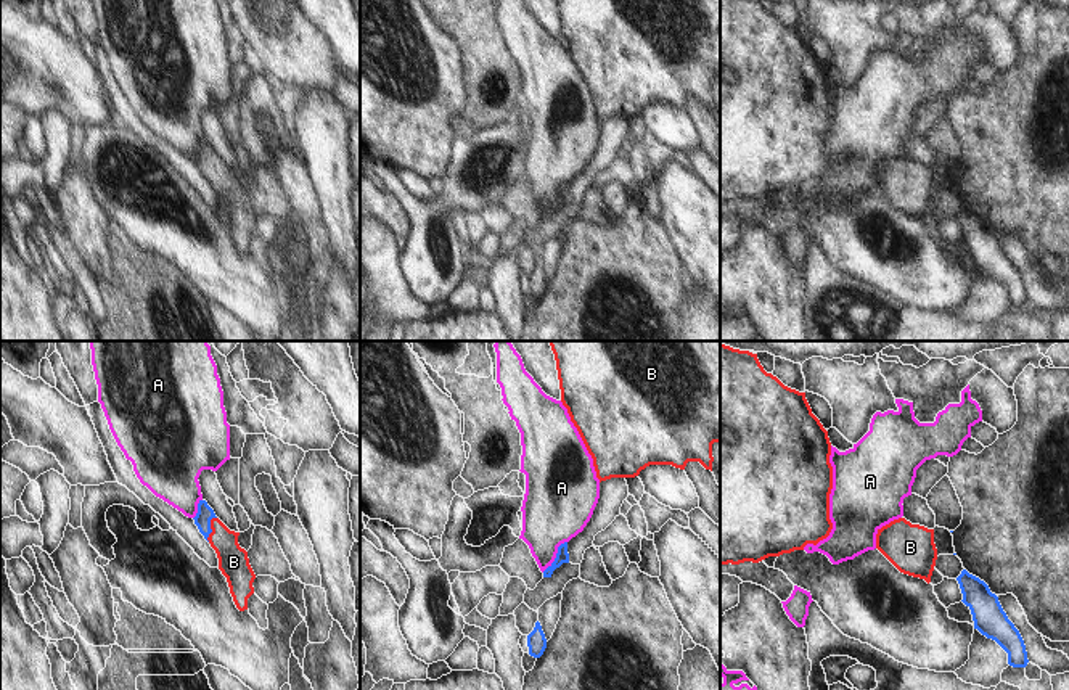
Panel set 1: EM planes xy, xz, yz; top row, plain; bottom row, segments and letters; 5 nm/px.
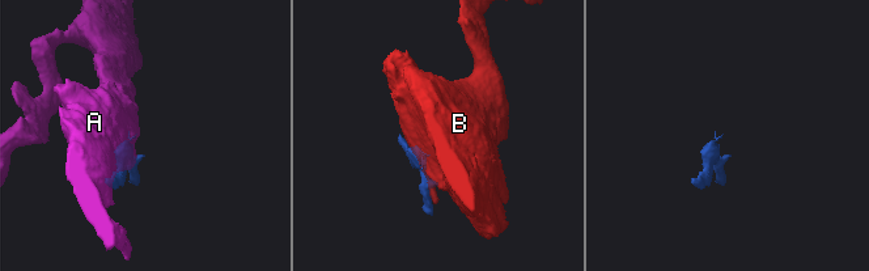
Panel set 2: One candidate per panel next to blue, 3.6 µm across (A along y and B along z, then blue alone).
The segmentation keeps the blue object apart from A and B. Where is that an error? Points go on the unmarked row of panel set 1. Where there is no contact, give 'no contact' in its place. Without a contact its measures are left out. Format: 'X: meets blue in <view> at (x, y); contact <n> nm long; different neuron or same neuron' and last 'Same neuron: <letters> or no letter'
A: meets blue in xz at (557, 195); contact 200 nm long; different neuron
B: meets blue in xy at (209, 168); contact 130 nm long; same neuron
Same neuron: B

